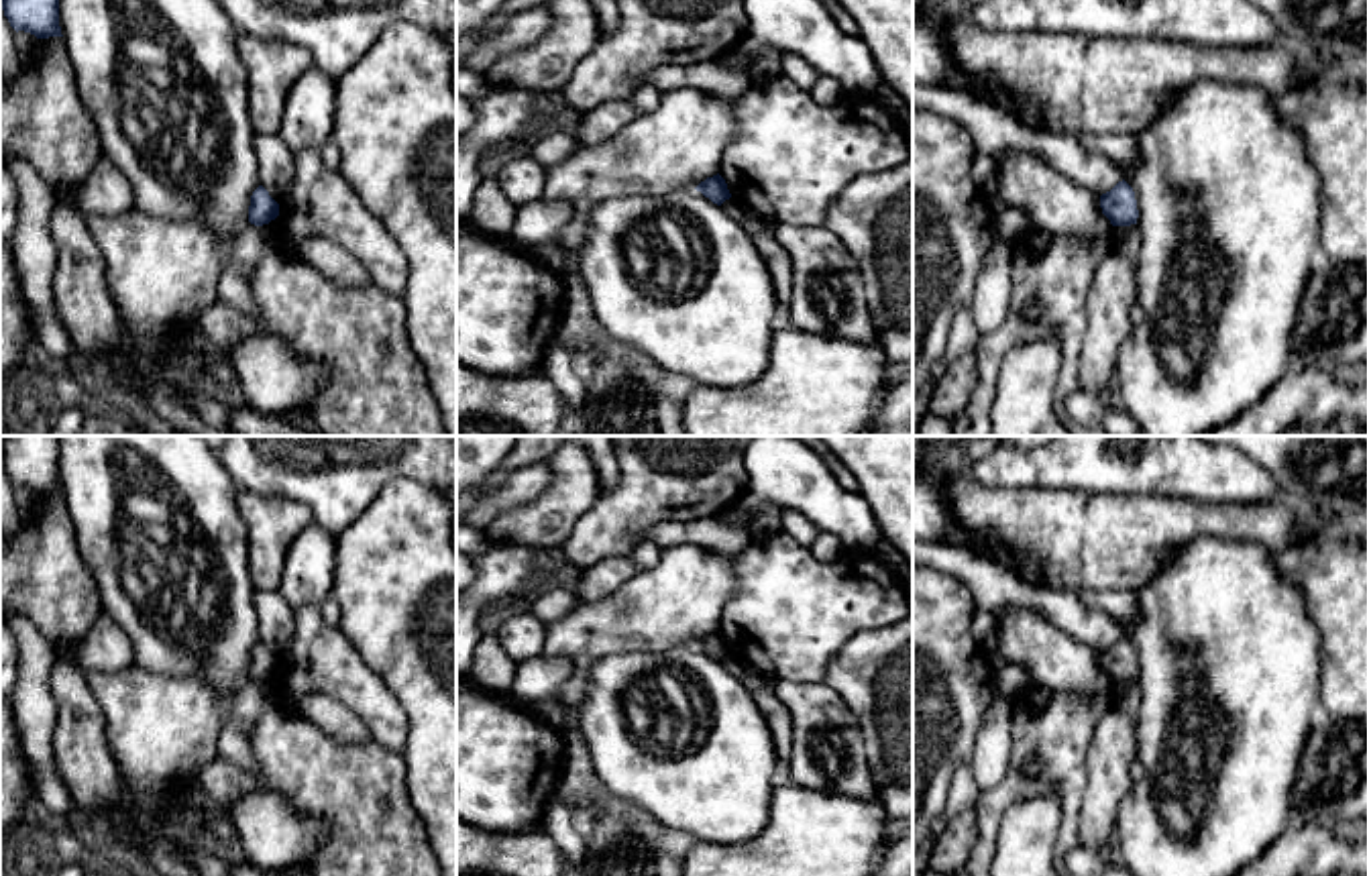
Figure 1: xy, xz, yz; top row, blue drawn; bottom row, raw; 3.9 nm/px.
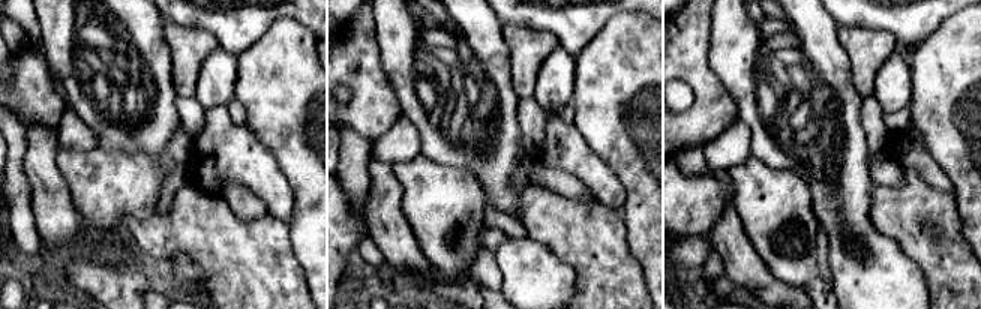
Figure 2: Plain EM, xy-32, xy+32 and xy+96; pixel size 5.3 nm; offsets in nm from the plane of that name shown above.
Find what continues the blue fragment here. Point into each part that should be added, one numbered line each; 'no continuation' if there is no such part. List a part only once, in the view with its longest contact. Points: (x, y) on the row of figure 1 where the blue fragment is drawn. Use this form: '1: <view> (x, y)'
no continuation

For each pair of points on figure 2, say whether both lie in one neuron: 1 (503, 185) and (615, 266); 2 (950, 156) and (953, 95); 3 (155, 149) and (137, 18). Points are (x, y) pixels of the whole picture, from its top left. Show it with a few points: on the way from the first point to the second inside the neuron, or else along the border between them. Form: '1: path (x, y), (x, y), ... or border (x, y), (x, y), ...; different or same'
1: border (524, 188), (519, 197), (518, 221); different
2: path (951, 141), (951, 110); same
3: path (162, 116), (162, 75), (153, 51); same

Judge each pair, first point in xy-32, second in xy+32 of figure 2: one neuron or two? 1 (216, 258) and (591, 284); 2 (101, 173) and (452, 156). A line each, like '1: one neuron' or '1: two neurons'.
1: one neuron
2: two neurons

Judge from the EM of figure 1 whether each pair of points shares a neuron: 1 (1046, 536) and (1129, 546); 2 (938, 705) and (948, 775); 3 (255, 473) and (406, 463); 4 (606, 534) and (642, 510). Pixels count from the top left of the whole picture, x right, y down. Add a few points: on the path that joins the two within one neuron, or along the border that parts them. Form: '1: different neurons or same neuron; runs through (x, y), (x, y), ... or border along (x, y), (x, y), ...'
1: same neuron; runs through (1066, 538), (1109, 542)
2: same neuron; runs through (938, 722), (938, 758)
3: same neuron; runs through (292, 473), (318, 475), (337, 469), (369, 469)
4: same neuron; runs through (614, 526), (634, 510)

